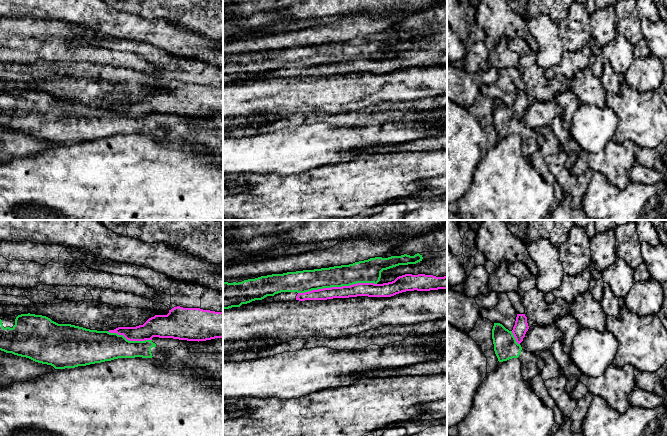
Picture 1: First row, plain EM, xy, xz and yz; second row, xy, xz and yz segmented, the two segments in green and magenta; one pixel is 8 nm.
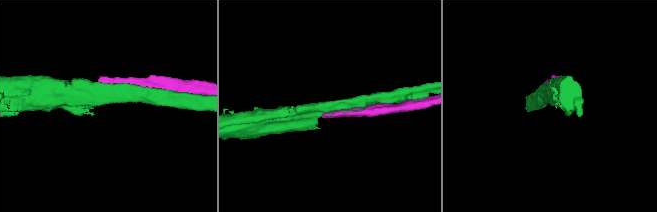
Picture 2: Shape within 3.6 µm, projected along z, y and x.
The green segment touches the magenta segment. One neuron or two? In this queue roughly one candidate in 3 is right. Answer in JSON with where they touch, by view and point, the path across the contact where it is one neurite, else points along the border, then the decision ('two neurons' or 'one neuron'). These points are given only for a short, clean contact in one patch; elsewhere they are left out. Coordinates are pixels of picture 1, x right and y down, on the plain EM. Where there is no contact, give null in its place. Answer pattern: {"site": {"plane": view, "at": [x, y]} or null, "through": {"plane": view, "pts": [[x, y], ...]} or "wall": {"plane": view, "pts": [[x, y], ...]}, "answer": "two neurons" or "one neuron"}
{"site": {"plane": "xz", "at": [337, 62]}, "answer": "two neurons"}

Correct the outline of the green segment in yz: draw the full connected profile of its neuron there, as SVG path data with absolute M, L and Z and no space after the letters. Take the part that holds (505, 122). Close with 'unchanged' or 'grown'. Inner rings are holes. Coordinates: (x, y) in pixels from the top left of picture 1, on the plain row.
M494 99L492 115L498 137L518 134L521 138L521 149L526 158L530 159L545 143L545 138L540 131L523 126L516 118L512 107L506 105L502 100Z; grown

